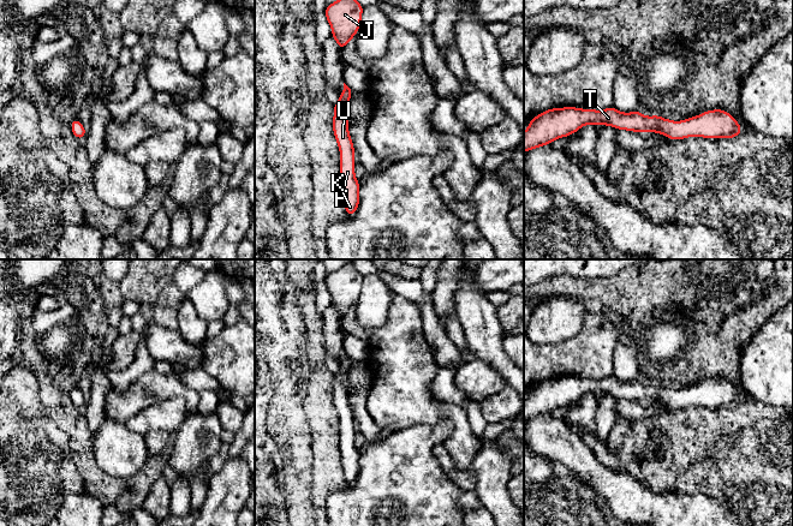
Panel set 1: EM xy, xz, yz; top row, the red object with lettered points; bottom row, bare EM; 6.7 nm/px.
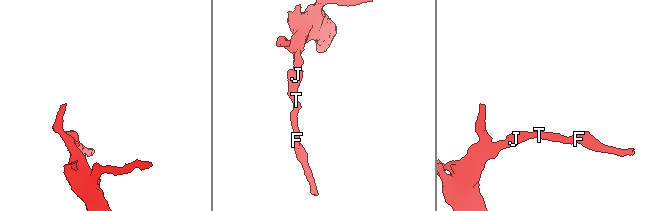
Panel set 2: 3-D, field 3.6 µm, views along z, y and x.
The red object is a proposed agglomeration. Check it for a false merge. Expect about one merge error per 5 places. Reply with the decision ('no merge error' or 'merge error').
no merge error

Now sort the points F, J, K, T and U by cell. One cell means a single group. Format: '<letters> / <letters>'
F J K T U

